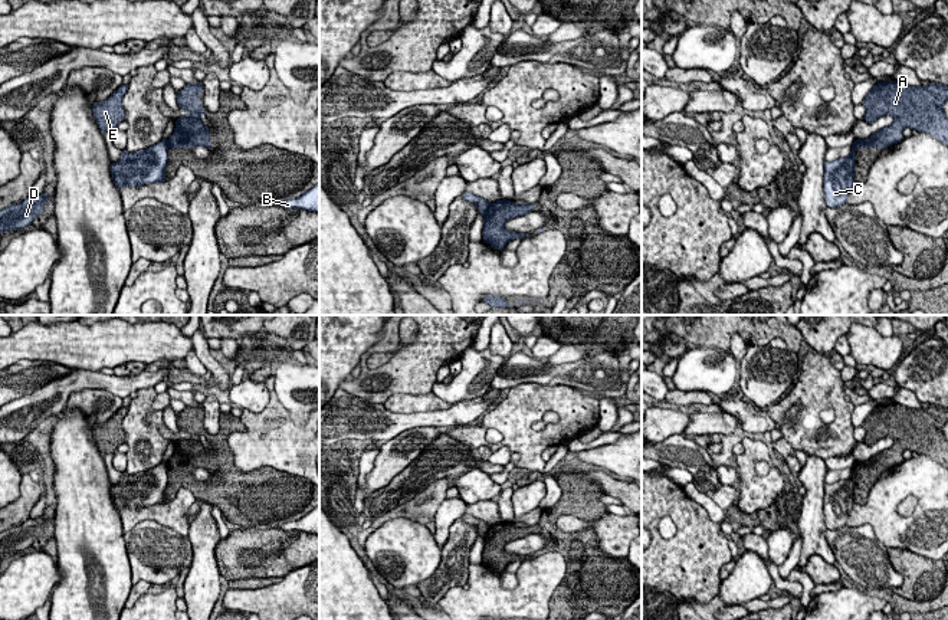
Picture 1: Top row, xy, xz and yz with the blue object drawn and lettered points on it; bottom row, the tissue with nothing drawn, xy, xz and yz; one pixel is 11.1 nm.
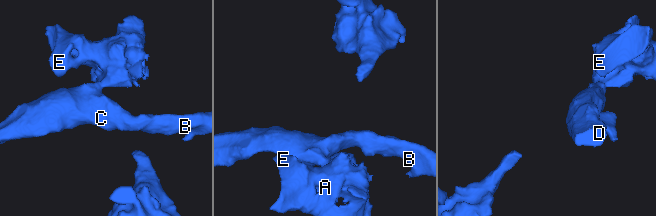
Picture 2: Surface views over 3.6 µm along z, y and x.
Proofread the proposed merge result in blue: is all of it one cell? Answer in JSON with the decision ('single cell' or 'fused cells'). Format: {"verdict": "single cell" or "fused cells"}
{"verdict": "fused cells"}

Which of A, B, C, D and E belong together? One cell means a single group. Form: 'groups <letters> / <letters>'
groups A E / B C D

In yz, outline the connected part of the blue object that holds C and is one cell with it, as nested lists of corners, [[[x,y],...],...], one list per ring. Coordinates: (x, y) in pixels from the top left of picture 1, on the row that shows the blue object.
[[[853,145],[849,157],[824,161],[823,191],[827,207],[846,204],[854,183],[854,163],[856,154]]]

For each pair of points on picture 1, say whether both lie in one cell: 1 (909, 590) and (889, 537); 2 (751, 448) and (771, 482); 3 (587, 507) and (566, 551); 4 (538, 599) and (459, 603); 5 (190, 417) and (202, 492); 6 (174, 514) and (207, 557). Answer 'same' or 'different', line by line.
1: different
2: same
3: same
4: same
5: same
6: different

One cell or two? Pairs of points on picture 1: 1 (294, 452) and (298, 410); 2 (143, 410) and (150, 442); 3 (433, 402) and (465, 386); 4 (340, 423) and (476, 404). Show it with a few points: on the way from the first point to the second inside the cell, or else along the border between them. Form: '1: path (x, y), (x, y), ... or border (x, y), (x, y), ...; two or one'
1: border (276, 396), (289, 416), (297, 423), (304, 425); two
2: path (143, 417), (143, 435); one
3: border (432, 390), (450, 404); two
4: path (374, 422), (442, 419); one

